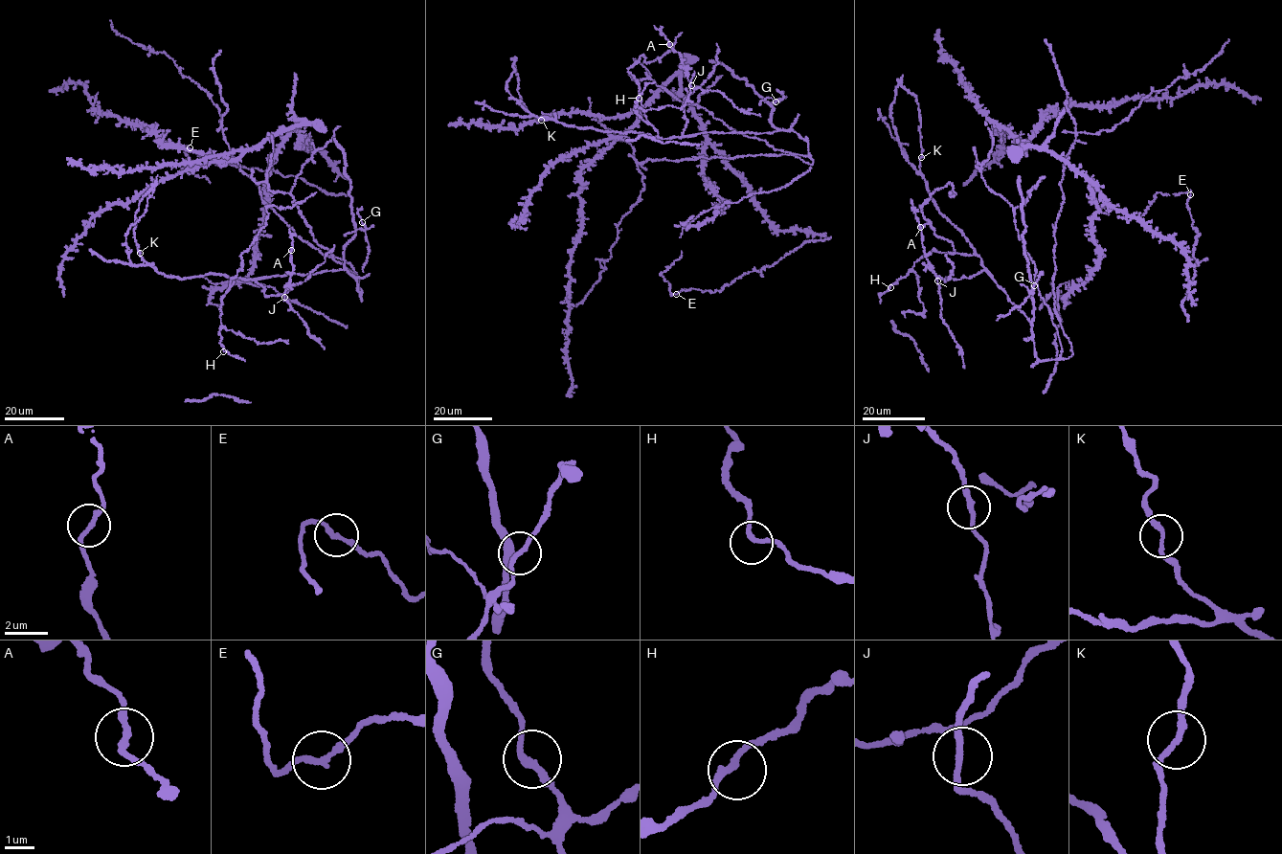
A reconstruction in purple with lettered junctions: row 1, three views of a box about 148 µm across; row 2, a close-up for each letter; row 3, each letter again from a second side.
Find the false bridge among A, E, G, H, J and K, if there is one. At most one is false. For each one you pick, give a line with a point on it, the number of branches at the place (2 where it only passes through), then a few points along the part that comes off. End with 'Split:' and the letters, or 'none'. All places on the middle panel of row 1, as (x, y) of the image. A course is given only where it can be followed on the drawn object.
Split: none

